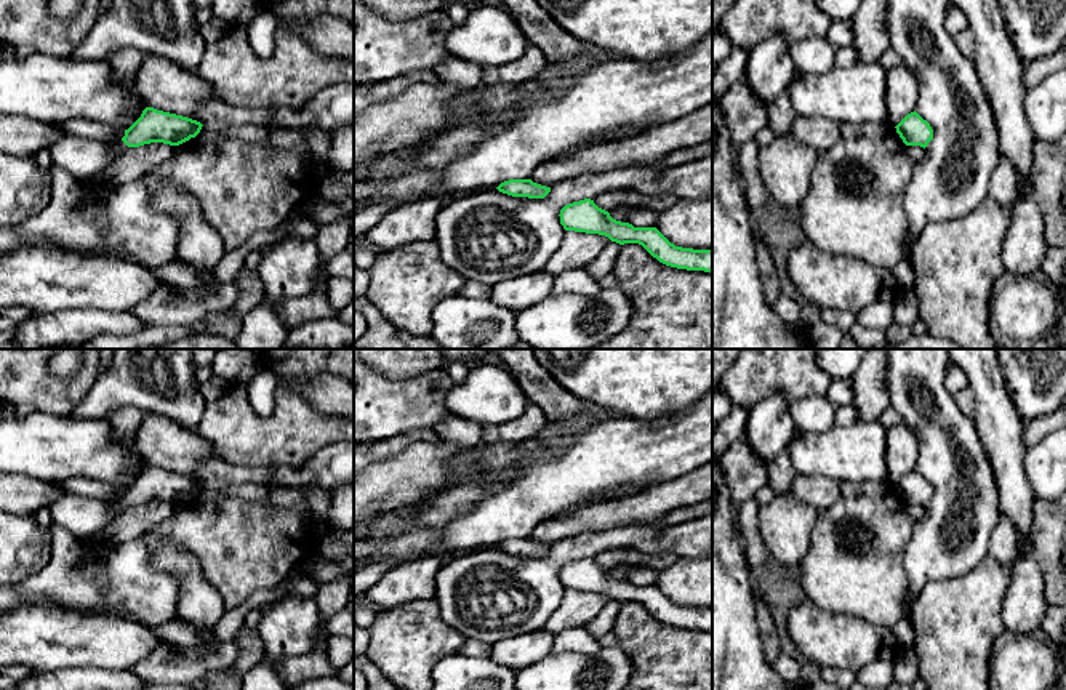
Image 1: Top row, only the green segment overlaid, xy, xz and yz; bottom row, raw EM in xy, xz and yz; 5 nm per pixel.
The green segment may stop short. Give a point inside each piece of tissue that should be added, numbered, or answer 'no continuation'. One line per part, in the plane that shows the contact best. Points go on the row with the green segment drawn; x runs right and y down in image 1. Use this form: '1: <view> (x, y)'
1: xy (84, 159)

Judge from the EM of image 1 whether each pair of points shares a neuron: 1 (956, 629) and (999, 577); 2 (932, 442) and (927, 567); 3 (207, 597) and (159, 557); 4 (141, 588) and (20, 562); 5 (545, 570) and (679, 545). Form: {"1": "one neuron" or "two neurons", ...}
{"1": "one neuron", "2": "one neuron", "3": "one neuron", "4": "two neurons", "5": "one neuron"}

